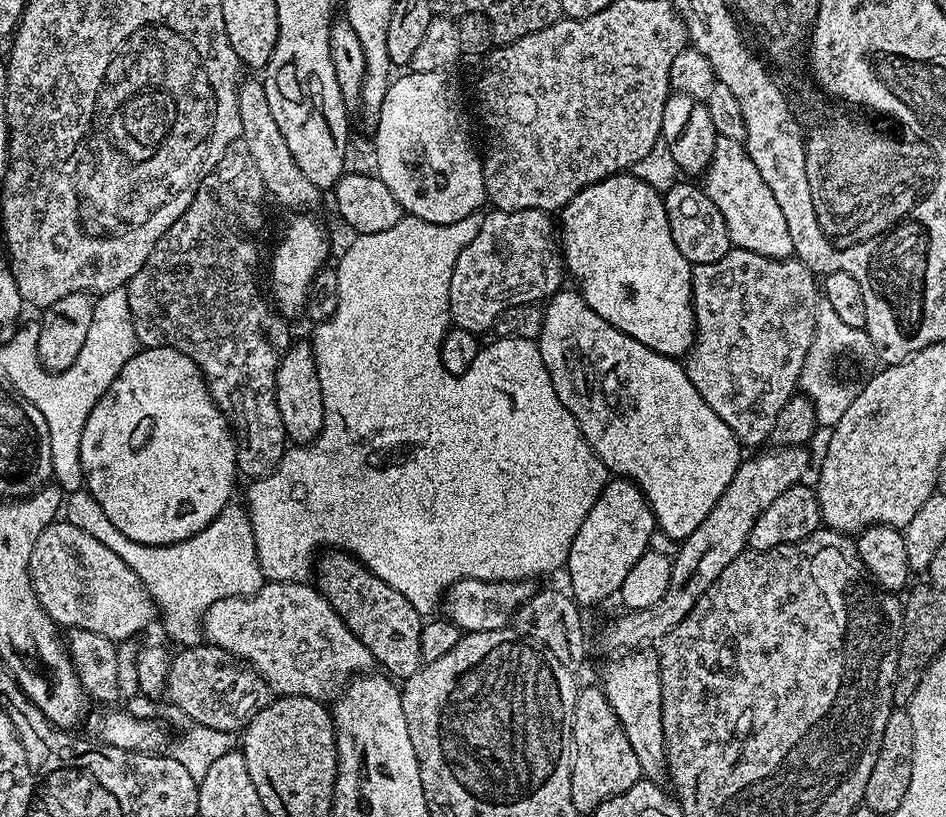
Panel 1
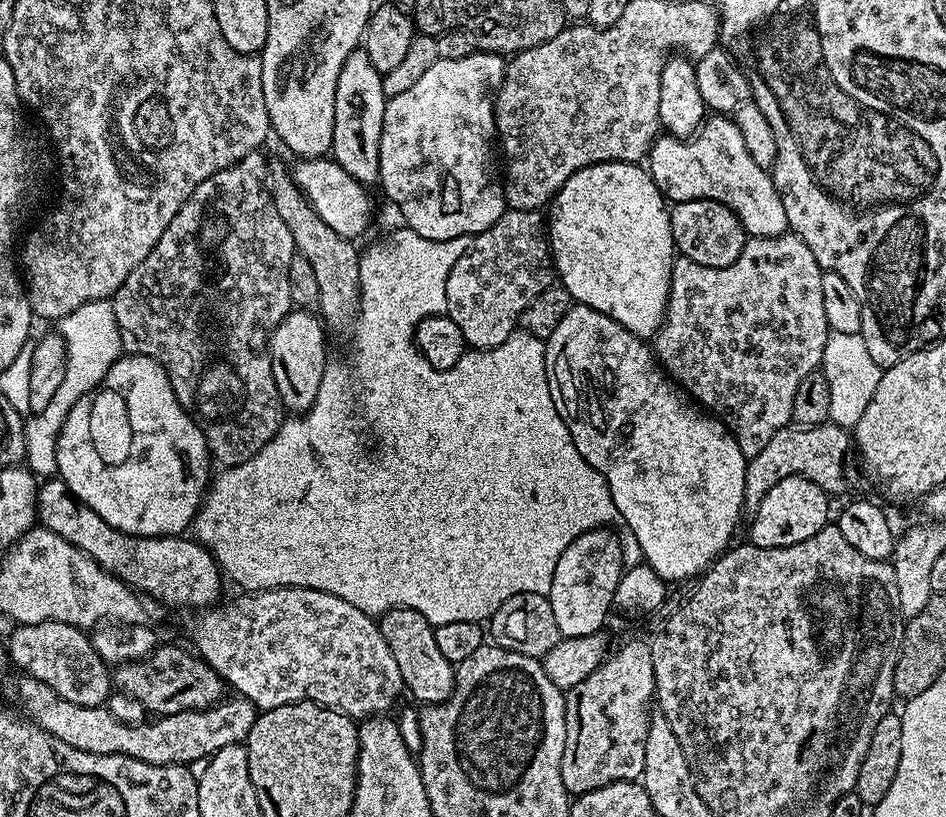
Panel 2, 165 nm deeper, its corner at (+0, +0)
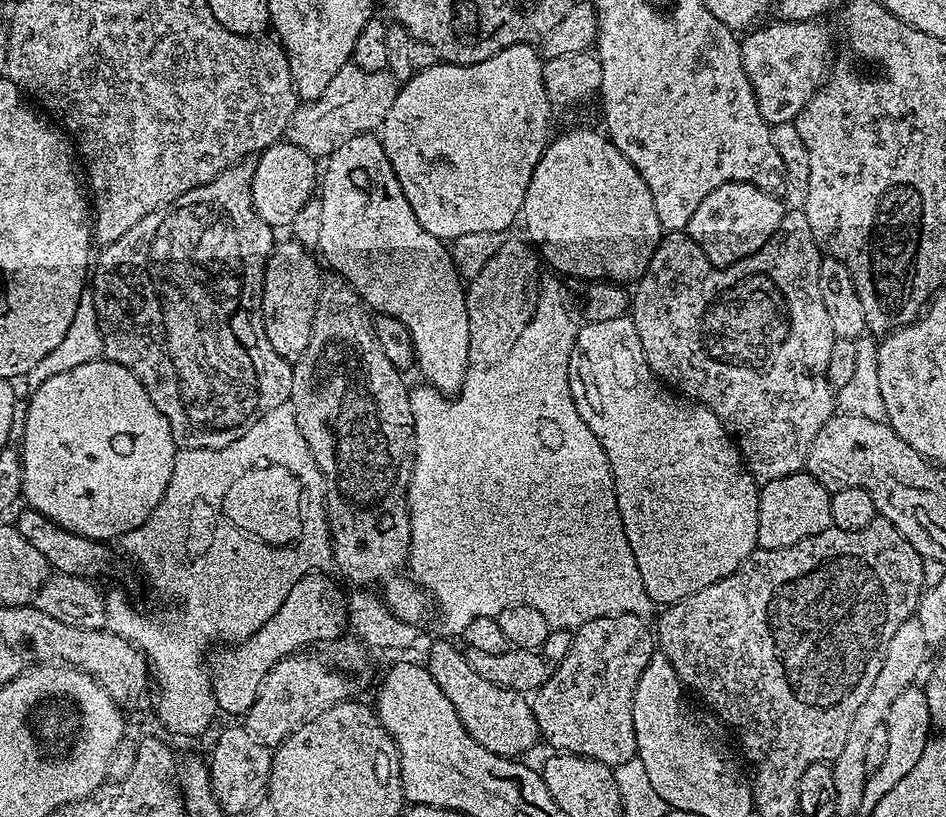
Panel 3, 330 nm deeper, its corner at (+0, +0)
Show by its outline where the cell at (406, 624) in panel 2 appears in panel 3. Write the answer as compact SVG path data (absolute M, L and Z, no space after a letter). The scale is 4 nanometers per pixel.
M474 669L466 674L470 678L468 688L446 686L448 692L445 696L456 708L458 718L469 737L496 755L523 757L523 752L530 751L535 746L536 739L541 739L542 736L542 724L537 713L533 712L531 703L521 693L486 682L486 678L482 678Z

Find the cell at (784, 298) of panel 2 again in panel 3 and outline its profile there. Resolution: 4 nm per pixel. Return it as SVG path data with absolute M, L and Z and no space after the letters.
M788 210L784 213L784 221L778 231L770 237L754 254L750 254L737 264L717 266L702 254L702 250L684 232L670 232L661 235L656 253L648 263L647 273L640 277L635 285L636 296L630 300L630 318L638 330L638 338L642 342L642 350L646 354L646 362L652 367L653 373L661 381L667 382L677 393L698 404L704 404L724 424L724 429L732 437L747 471L757 481L767 482L786 478L790 474L801 471L809 446L823 424L834 415L834 400L828 396L804 396L816 384L816 379L827 377L831 356L837 351L838 338L834 334L834 326L830 326L830 317L826 314L826 306L822 302L822 290L818 290L818 270L822 259L822 249L816 243L810 230L810 222L802 210Z

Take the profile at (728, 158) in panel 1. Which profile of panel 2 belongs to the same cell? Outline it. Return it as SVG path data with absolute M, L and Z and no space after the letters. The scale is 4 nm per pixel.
M709 115L691 138L659 135L648 150L646 167L669 201L721 200L736 211L749 237L778 236L788 228L776 181L769 169L754 162L742 140L742 130L727 115Z

